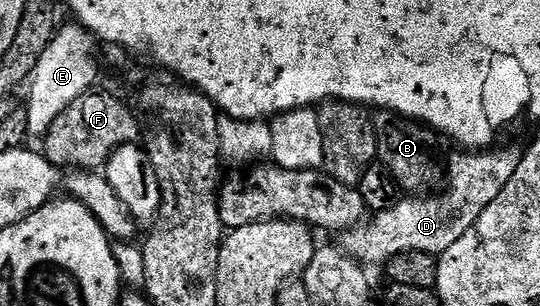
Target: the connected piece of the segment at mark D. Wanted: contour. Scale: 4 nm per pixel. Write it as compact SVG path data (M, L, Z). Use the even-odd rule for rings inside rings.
M508 147L505 151L464 149L446 163L446 190L435 197L404 197L390 211L371 216L359 229L343 232L342 247L347 254L361 264L387 264L389 259L402 253L421 251L437 257L443 255L454 241L462 241L476 224L478 217L486 213L490 201L506 189L510 177L520 164L521 148Z

